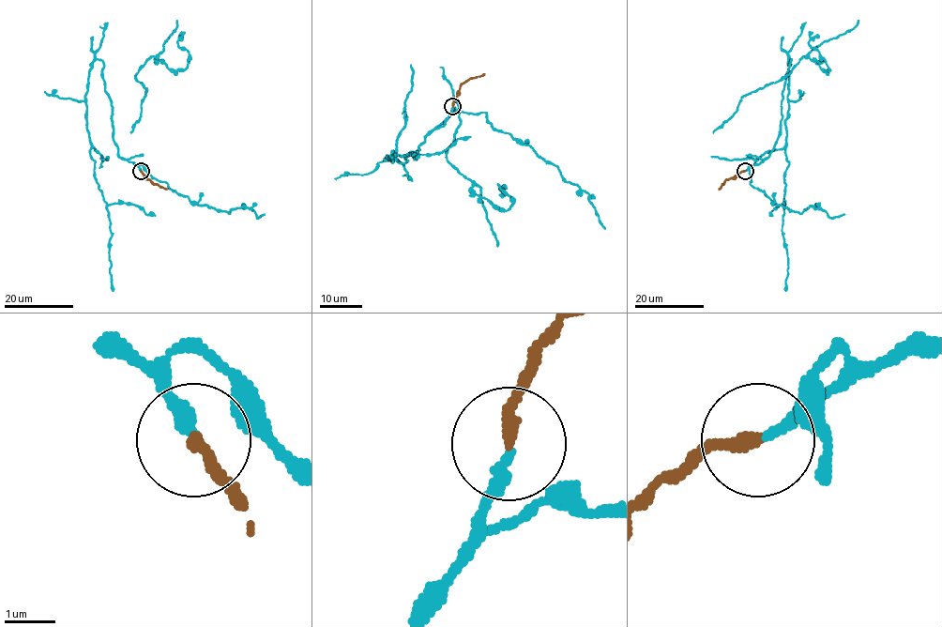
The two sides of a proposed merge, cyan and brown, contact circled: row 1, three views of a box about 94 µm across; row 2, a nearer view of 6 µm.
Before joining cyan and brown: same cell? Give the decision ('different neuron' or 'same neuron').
same neuron

